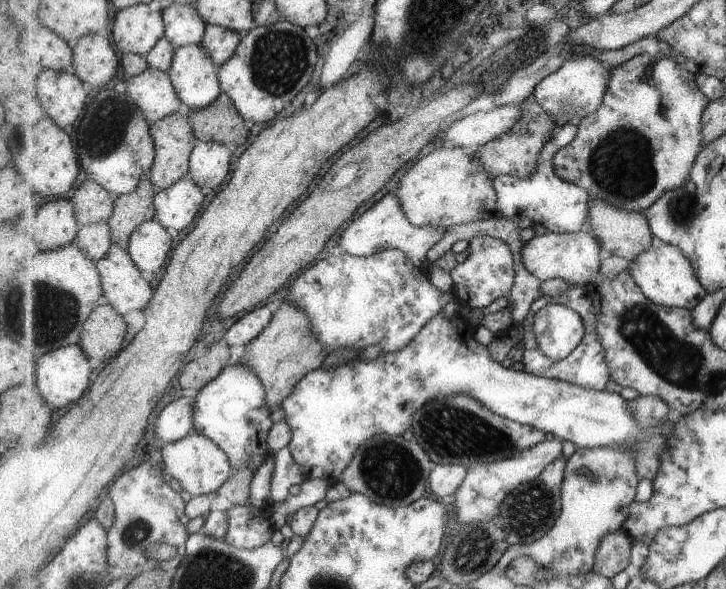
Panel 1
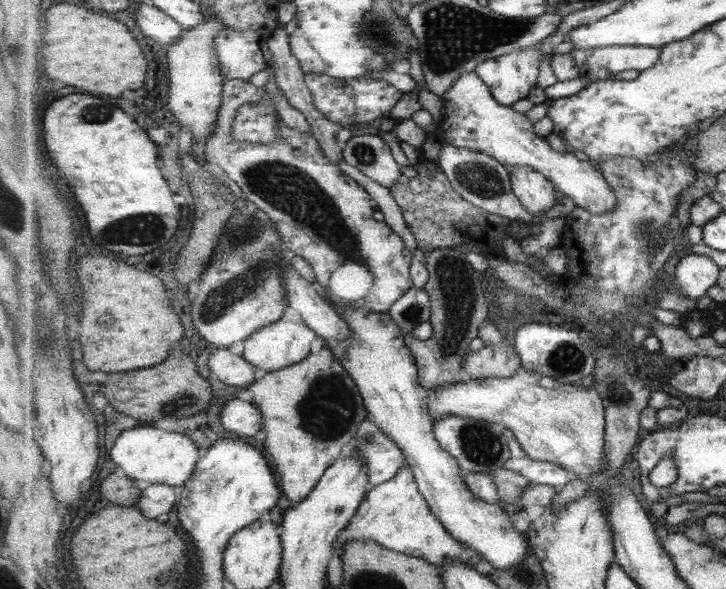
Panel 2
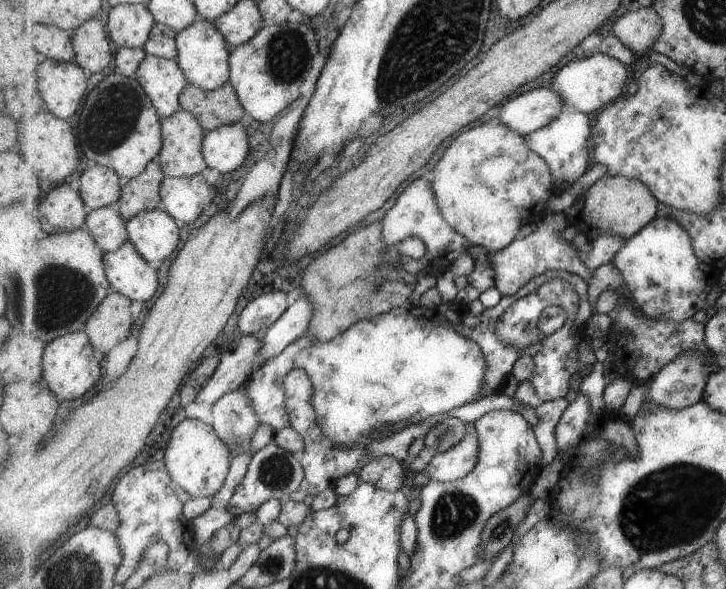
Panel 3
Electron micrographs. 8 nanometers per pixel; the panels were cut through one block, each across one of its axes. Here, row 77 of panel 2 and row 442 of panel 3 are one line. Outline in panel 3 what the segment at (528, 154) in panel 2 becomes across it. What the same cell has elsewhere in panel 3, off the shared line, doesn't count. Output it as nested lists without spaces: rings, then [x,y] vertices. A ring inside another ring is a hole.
[[[474,423],[467,424],[467,434],[457,446],[433,457],[426,473],[430,481],[453,482],[477,468],[480,462],[481,438]]]

